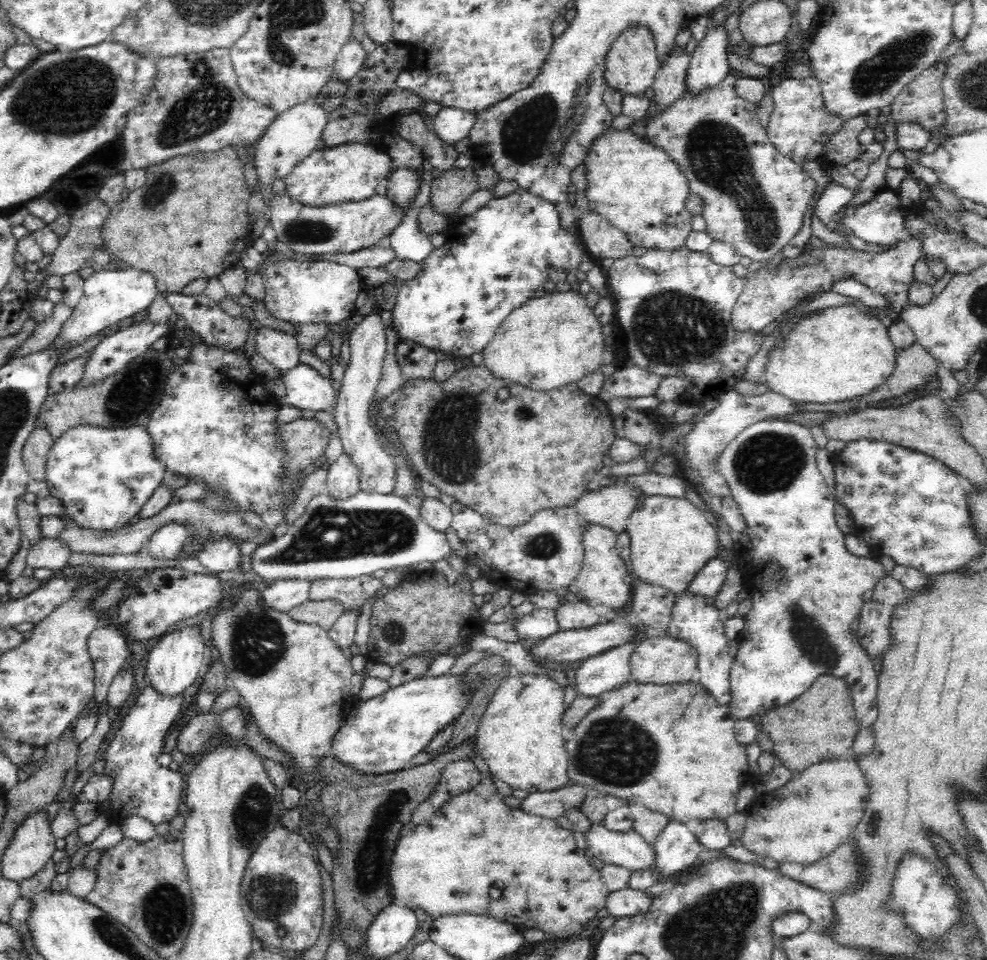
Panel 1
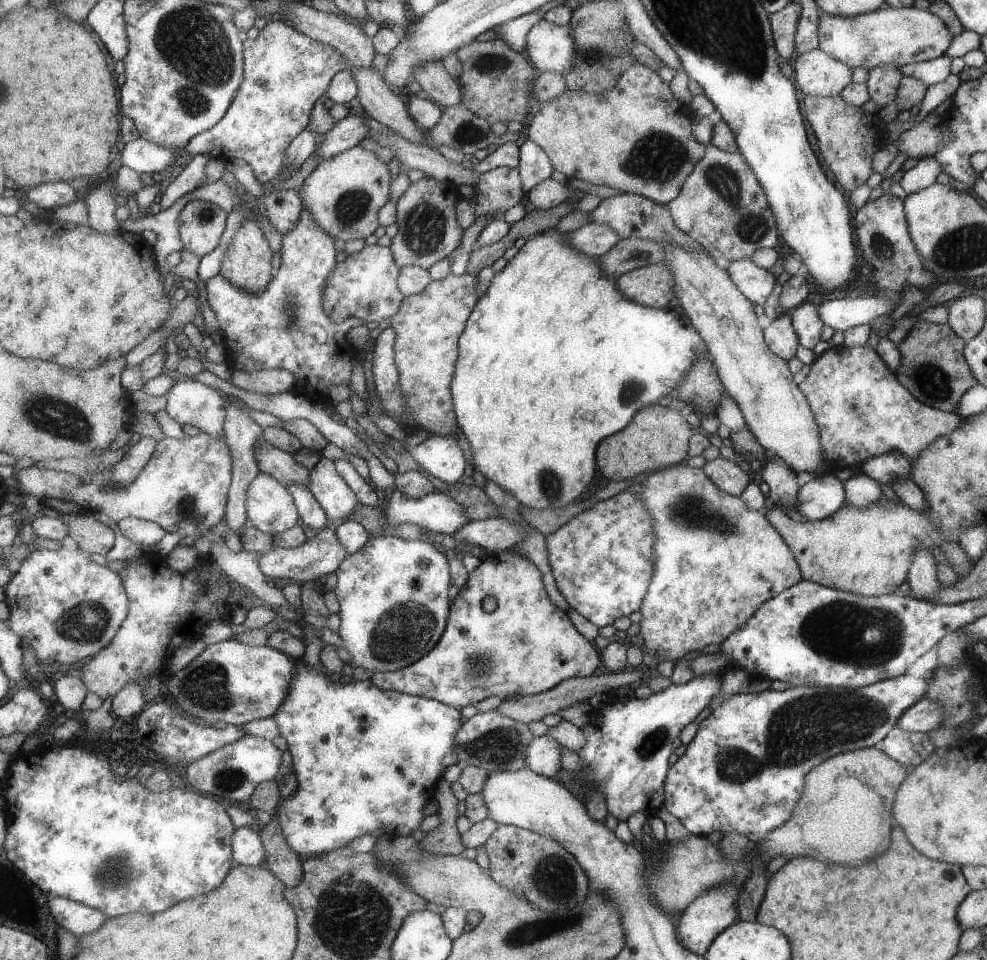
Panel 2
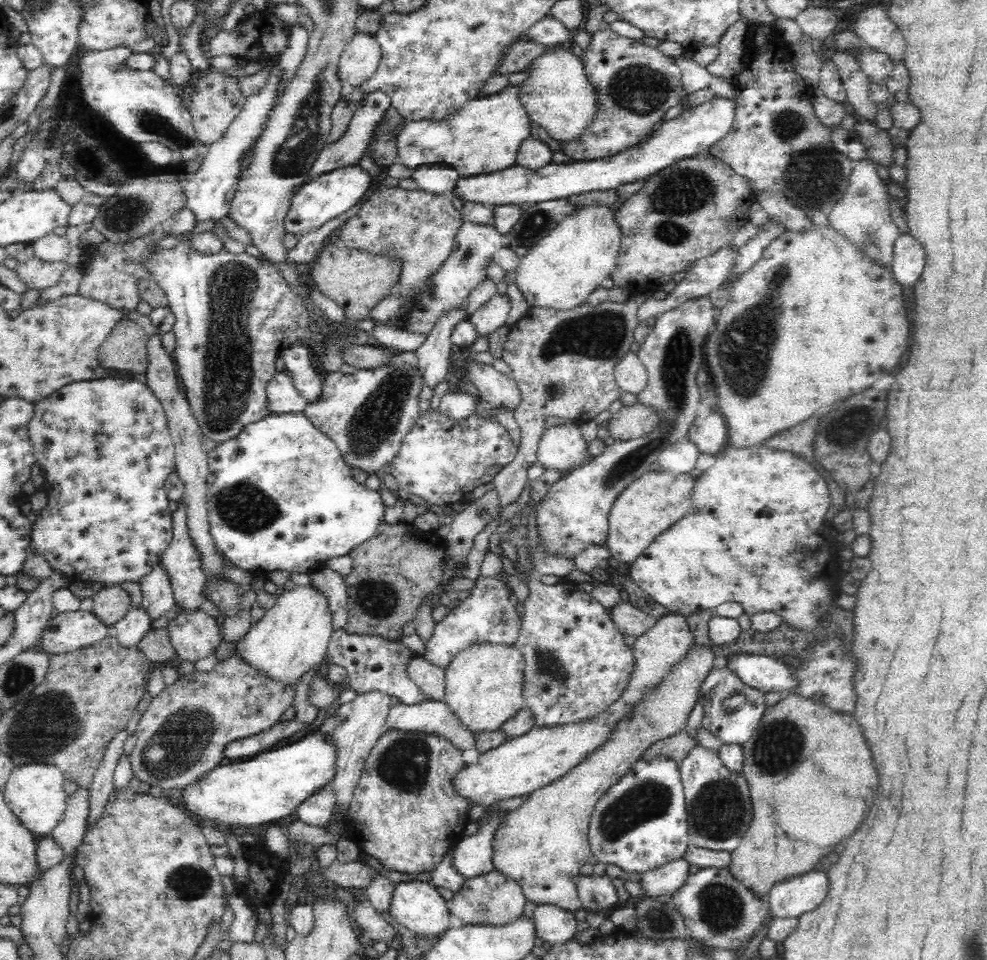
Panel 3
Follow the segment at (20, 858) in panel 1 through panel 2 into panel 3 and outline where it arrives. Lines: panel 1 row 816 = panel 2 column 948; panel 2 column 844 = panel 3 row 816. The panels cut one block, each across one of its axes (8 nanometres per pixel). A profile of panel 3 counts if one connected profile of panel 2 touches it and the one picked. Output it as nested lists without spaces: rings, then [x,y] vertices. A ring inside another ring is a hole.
[[[26,764],[18,766],[12,776],[6,782],[4,798],[10,806],[10,810],[20,818],[24,828],[28,828],[32,834],[50,836],[52,830],[60,824],[66,812],[66,792],[64,792],[64,774],[56,766],[46,764]]]

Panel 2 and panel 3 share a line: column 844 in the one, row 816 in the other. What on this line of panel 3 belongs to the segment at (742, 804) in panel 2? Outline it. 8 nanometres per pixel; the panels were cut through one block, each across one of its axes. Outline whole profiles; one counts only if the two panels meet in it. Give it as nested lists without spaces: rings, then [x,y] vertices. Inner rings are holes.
[[[696,744],[696,748],[692,748],[692,752],[680,764],[680,774],[688,808],[690,846],[716,852],[734,852],[754,820],[754,806],[746,778],[722,766],[718,752],[710,752],[700,744]]]

